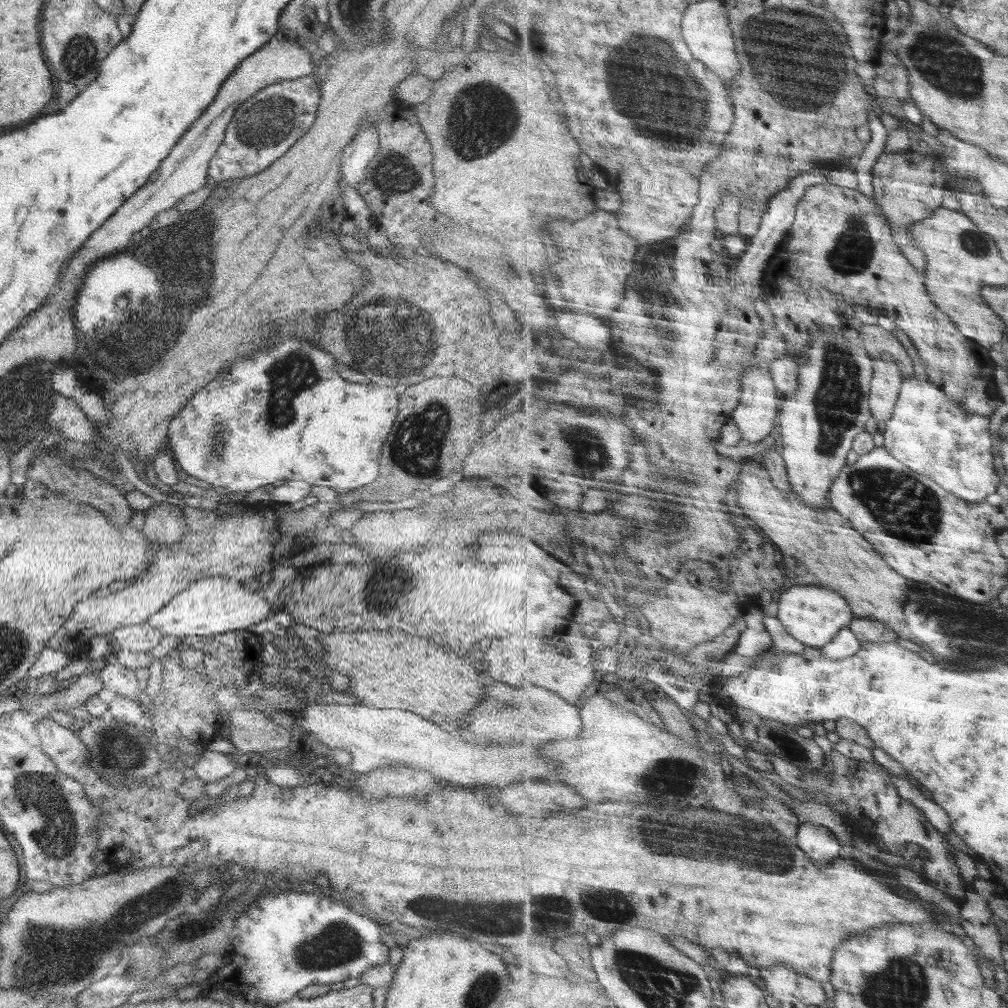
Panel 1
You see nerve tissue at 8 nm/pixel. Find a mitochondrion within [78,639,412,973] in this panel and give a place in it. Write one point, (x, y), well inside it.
(338, 944)

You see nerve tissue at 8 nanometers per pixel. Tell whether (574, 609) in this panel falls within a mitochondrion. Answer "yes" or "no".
no

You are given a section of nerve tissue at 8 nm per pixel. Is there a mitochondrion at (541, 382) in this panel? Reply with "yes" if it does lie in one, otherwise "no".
no

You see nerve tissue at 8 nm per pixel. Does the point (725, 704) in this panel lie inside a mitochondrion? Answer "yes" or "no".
no

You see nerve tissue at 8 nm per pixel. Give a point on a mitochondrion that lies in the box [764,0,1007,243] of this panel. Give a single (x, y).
(930, 50)

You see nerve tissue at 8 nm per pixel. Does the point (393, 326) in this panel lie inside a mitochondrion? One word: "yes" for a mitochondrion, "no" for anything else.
yes

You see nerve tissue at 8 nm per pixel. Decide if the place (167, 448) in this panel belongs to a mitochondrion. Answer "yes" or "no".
no

